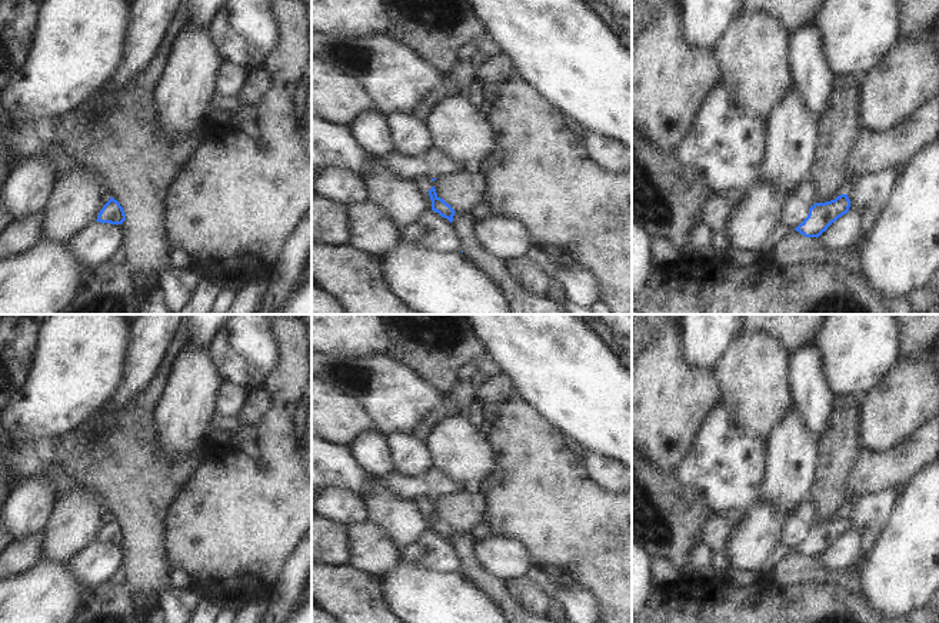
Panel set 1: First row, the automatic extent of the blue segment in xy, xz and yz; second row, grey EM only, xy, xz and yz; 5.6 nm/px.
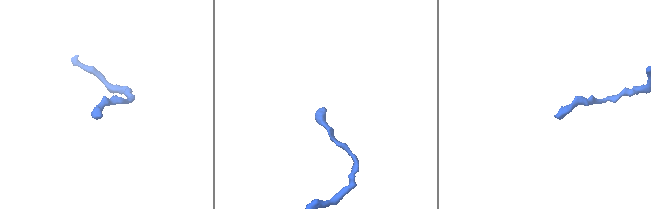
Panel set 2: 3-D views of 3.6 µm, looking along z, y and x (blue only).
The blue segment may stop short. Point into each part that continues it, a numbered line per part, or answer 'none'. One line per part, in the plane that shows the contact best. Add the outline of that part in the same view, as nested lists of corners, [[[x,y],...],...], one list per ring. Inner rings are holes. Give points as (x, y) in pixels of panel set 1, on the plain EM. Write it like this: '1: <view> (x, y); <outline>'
none

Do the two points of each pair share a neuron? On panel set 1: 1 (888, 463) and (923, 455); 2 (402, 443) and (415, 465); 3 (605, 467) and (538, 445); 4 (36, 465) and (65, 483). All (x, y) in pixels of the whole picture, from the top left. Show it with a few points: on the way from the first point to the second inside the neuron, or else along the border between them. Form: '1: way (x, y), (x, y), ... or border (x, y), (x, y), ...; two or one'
1: way (896, 463), (915, 455); one
2: way (408, 449), (413, 459); one
3: border (585, 459), (589, 475), (608, 487); two
4: way (43, 467), (57, 476); one

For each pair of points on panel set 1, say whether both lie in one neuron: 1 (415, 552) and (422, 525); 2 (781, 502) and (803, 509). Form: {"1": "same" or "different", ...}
{"1": "different", "2": "different"}

